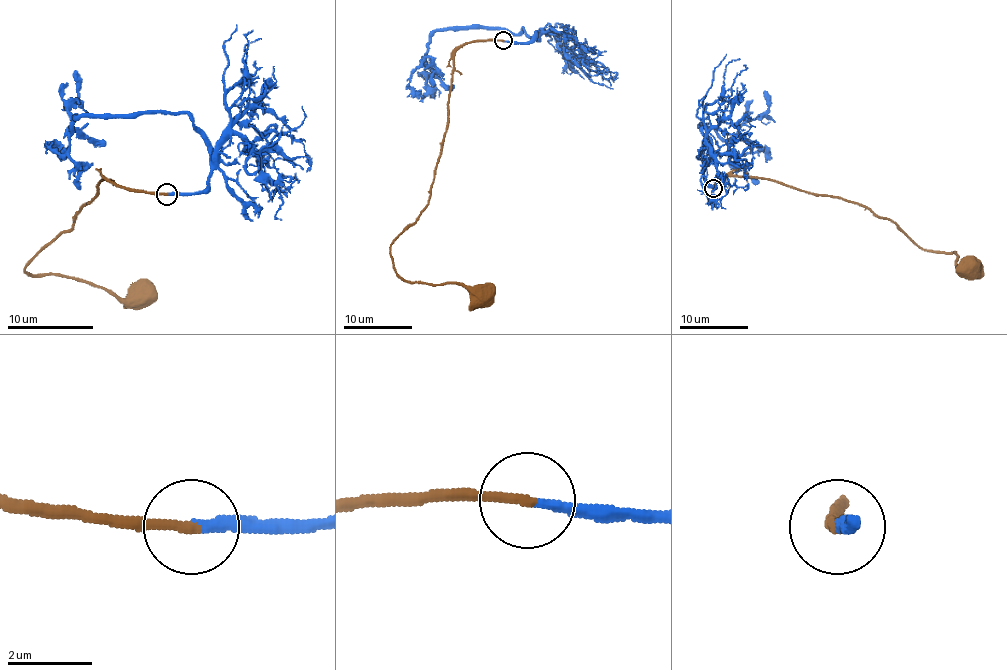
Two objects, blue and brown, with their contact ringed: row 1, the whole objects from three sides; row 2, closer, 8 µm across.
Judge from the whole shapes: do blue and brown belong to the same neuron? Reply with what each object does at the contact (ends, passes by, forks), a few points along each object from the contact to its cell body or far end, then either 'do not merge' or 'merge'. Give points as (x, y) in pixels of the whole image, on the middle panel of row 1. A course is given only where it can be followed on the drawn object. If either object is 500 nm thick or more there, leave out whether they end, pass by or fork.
blue ends there; brown ends there; blue runs (502, 41), (528, 43), (538, 31), (535, 37), (523, 29), (444, 27), (432, 36), (426, 58), (431, 90); brown runs (502, 41), (473, 41), (455, 53), (448, 126), (426, 210), (390, 247), (402, 278), (482, 286), (494, 300); merge

